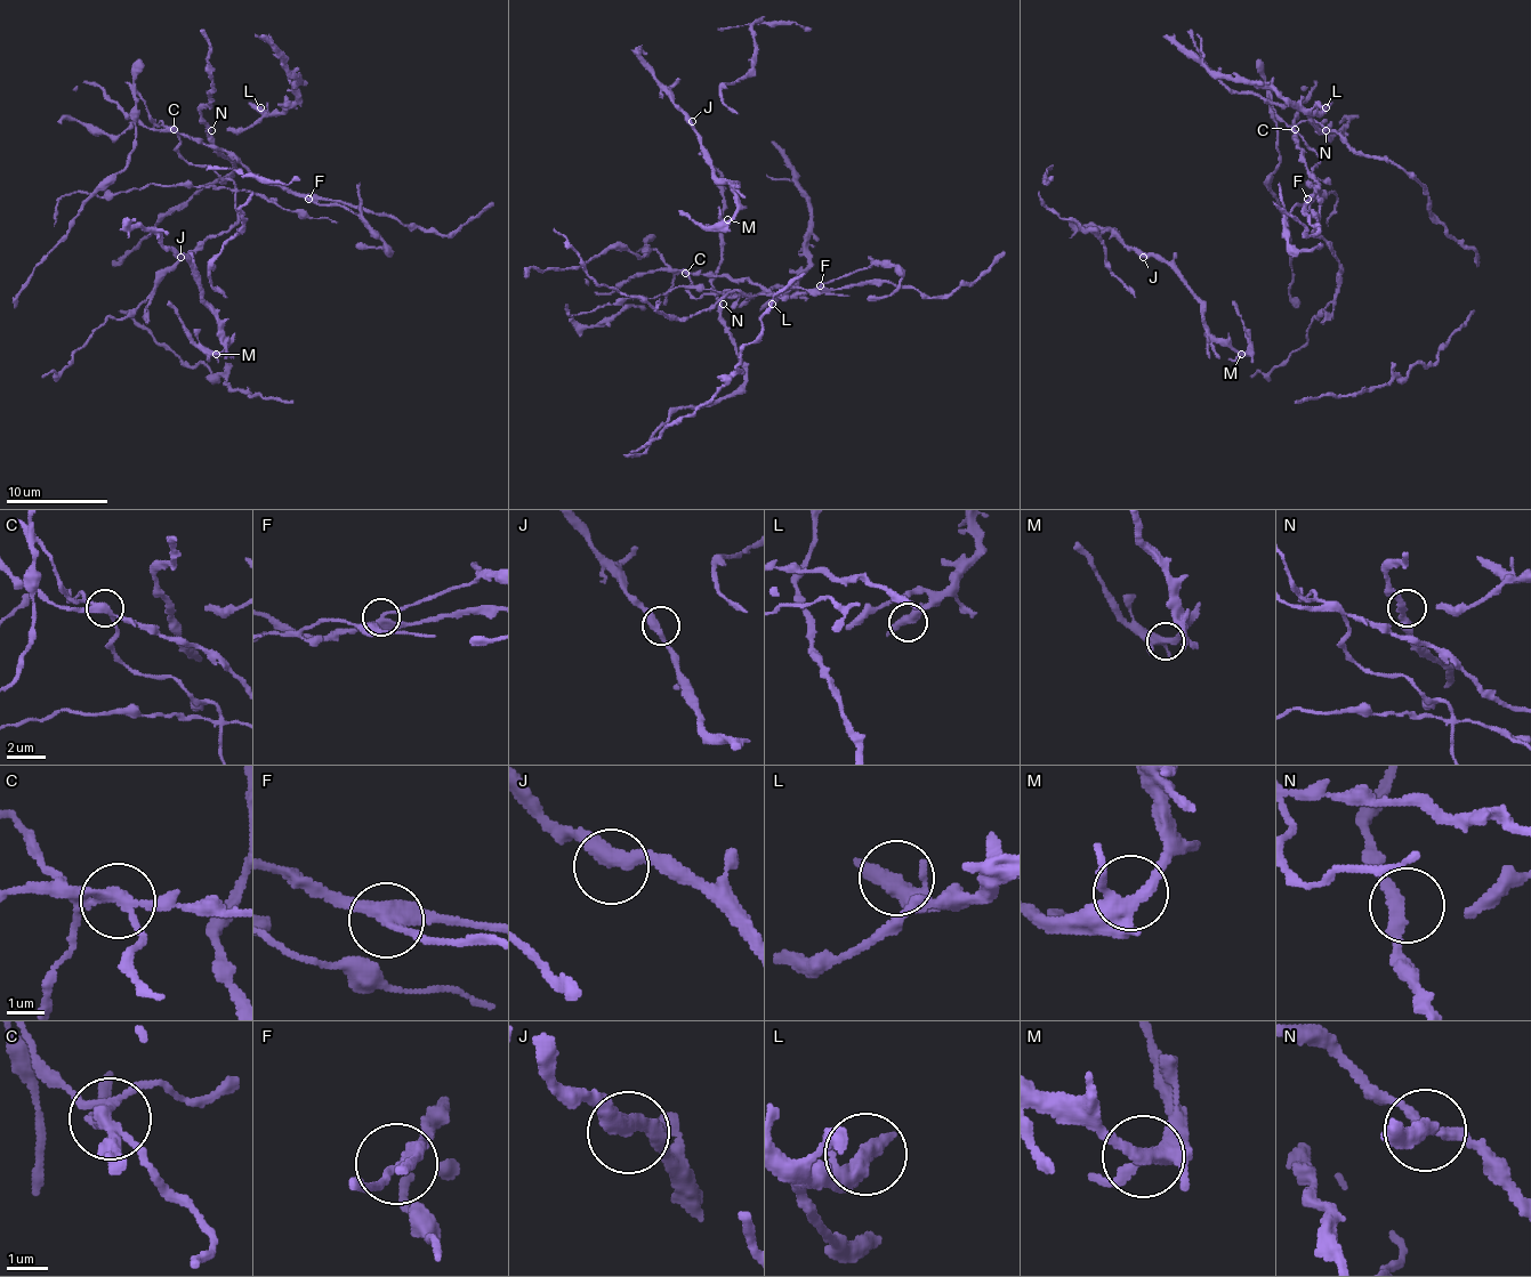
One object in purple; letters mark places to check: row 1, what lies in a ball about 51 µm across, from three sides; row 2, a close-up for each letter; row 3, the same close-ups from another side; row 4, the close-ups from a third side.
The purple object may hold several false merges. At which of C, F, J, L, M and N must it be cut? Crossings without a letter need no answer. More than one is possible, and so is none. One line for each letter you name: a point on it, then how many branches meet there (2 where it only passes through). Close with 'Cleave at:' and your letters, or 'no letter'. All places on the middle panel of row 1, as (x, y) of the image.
C: (685, 273) | 3
F: (820, 285) | 4
Cleave at: C, F

